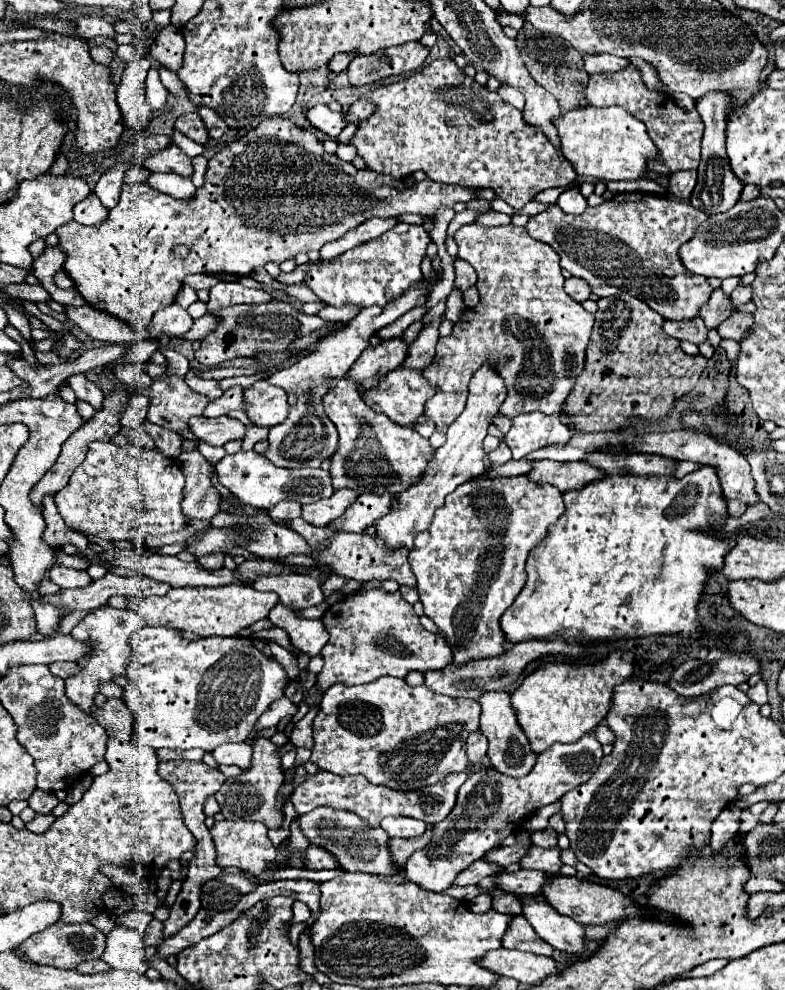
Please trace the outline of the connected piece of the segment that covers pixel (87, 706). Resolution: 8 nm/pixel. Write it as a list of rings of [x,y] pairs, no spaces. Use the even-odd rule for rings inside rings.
[[[102,606],[98,608],[94,614],[86,616],[74,630],[72,636],[88,642],[92,646],[90,656],[86,656],[86,660],[78,662],[80,672],[72,678],[66,678],[66,696],[86,714],[90,714],[92,704],[94,704],[94,696],[100,690],[100,684],[112,680],[114,676],[124,676],[128,658],[130,658],[130,636],[134,632],[138,632],[140,628],[144,628],[142,618],[138,618],[132,610],[116,610],[110,606]]]

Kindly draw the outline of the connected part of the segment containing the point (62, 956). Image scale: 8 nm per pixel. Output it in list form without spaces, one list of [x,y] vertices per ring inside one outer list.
[[[56,922],[54,926],[48,926],[46,930],[32,934],[28,940],[24,940],[18,946],[18,950],[36,964],[50,964],[50,966],[56,966],[62,970],[70,970],[70,968],[76,968],[84,960],[100,958],[104,952],[104,946],[106,946],[106,936],[88,922],[84,922],[84,924]]]

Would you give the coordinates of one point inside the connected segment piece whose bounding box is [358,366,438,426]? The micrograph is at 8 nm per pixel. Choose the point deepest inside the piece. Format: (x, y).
(401, 394)

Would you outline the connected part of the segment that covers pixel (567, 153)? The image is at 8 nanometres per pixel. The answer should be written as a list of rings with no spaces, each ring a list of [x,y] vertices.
[[[620,106],[608,108],[576,108],[554,120],[560,136],[564,158],[572,164],[578,176],[592,176],[598,180],[638,180],[648,174],[646,160],[654,158],[654,144],[646,126]]]

